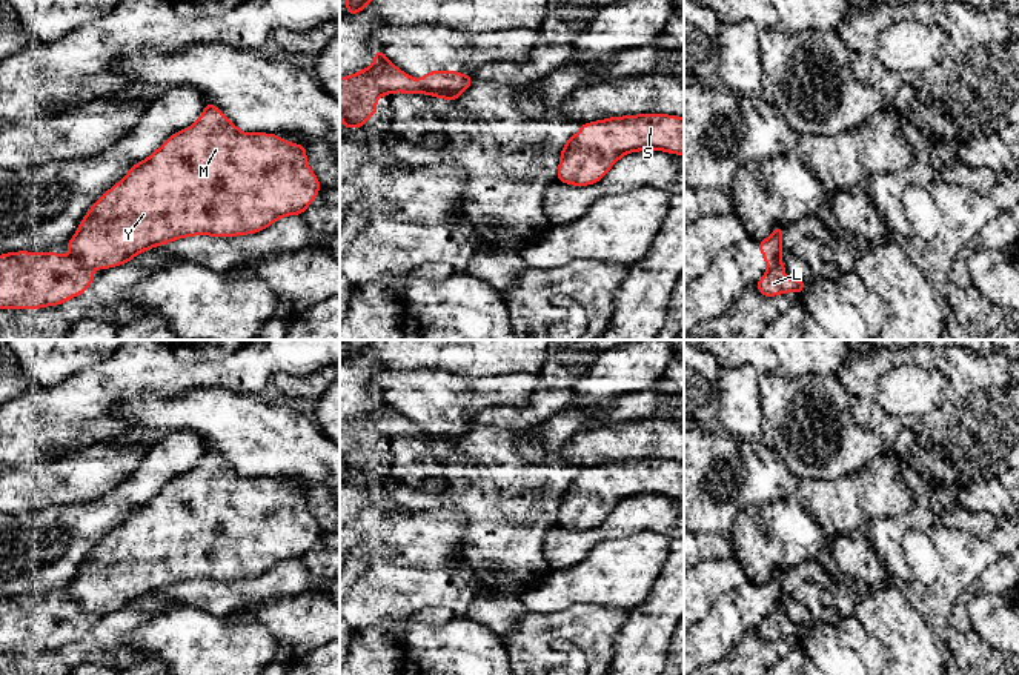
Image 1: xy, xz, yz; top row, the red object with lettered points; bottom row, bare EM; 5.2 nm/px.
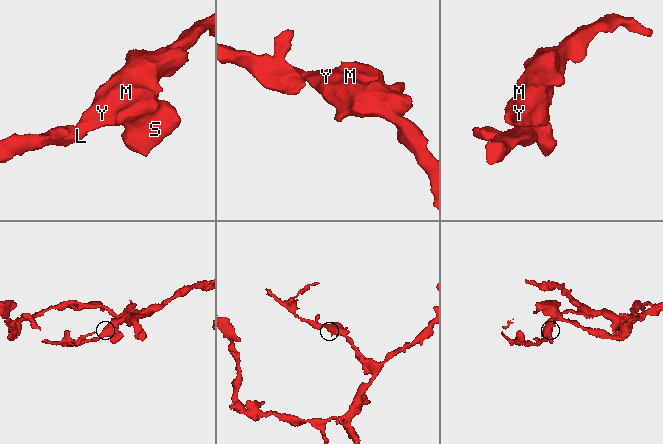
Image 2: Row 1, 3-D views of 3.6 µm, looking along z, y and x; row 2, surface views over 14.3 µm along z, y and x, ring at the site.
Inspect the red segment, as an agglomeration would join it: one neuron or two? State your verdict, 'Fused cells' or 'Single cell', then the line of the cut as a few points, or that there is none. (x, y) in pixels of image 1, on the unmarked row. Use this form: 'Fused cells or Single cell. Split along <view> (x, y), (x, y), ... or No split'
Fused cells. Split along xy (73, 603), (88, 614)

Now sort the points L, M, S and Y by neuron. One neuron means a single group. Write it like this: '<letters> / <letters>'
L / M S Y

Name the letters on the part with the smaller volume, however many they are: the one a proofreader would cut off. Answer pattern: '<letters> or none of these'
L

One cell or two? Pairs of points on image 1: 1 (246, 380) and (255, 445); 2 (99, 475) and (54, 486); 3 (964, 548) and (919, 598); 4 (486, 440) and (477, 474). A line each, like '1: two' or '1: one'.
1: two
2: one
3: one
4: one

